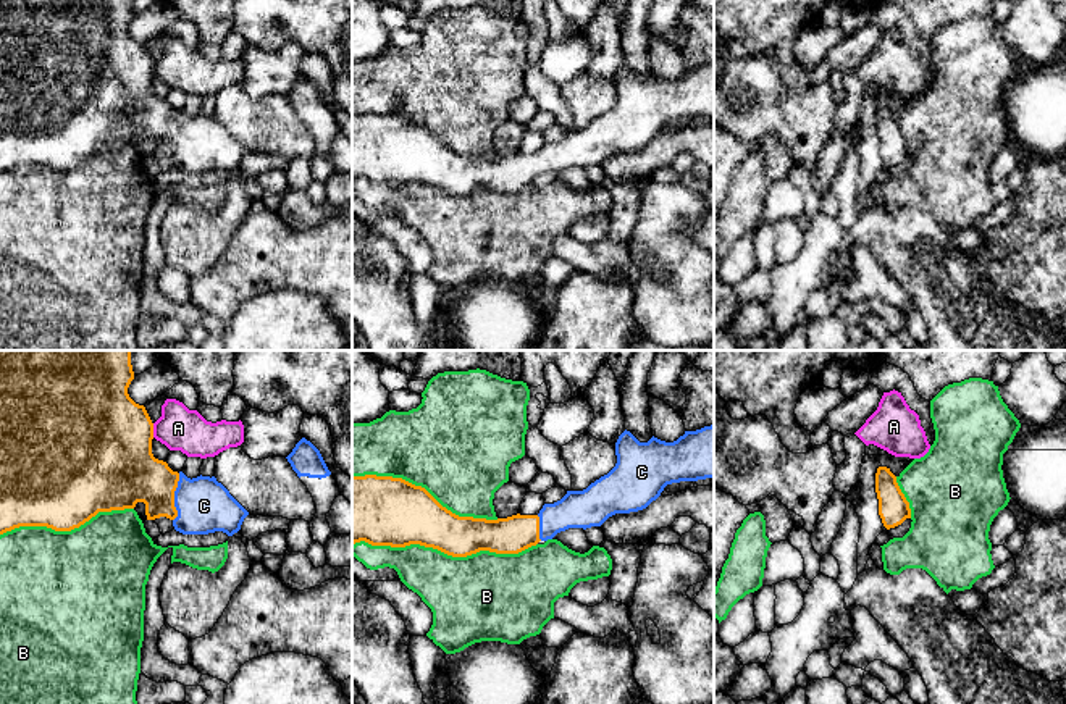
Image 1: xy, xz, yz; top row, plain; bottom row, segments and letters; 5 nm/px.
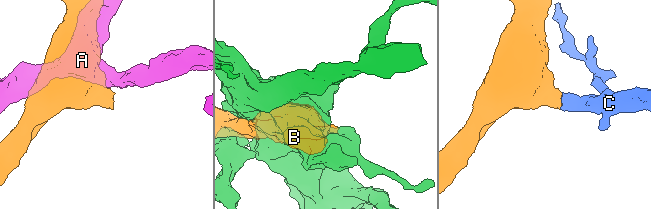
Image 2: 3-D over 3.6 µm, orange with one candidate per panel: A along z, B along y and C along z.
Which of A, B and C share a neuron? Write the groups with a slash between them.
A / B / C

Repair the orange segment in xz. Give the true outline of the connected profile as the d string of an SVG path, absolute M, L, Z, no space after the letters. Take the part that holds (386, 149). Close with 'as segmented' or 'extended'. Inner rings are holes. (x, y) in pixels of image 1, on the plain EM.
M714 63L685 69L674 81L654 74L648 81L640 81L625 68L615 81L615 94L615 105L586 128L567 129L560 139L544 142L538 153L517 152L497 158L459 155L443 145L425 126L402 116L352 115L352 184L360 179L391 186L420 182L452 195L467 195L480 189L518 192L569 166L601 165L615 152L646 147L667 123L714 116Z | extended

